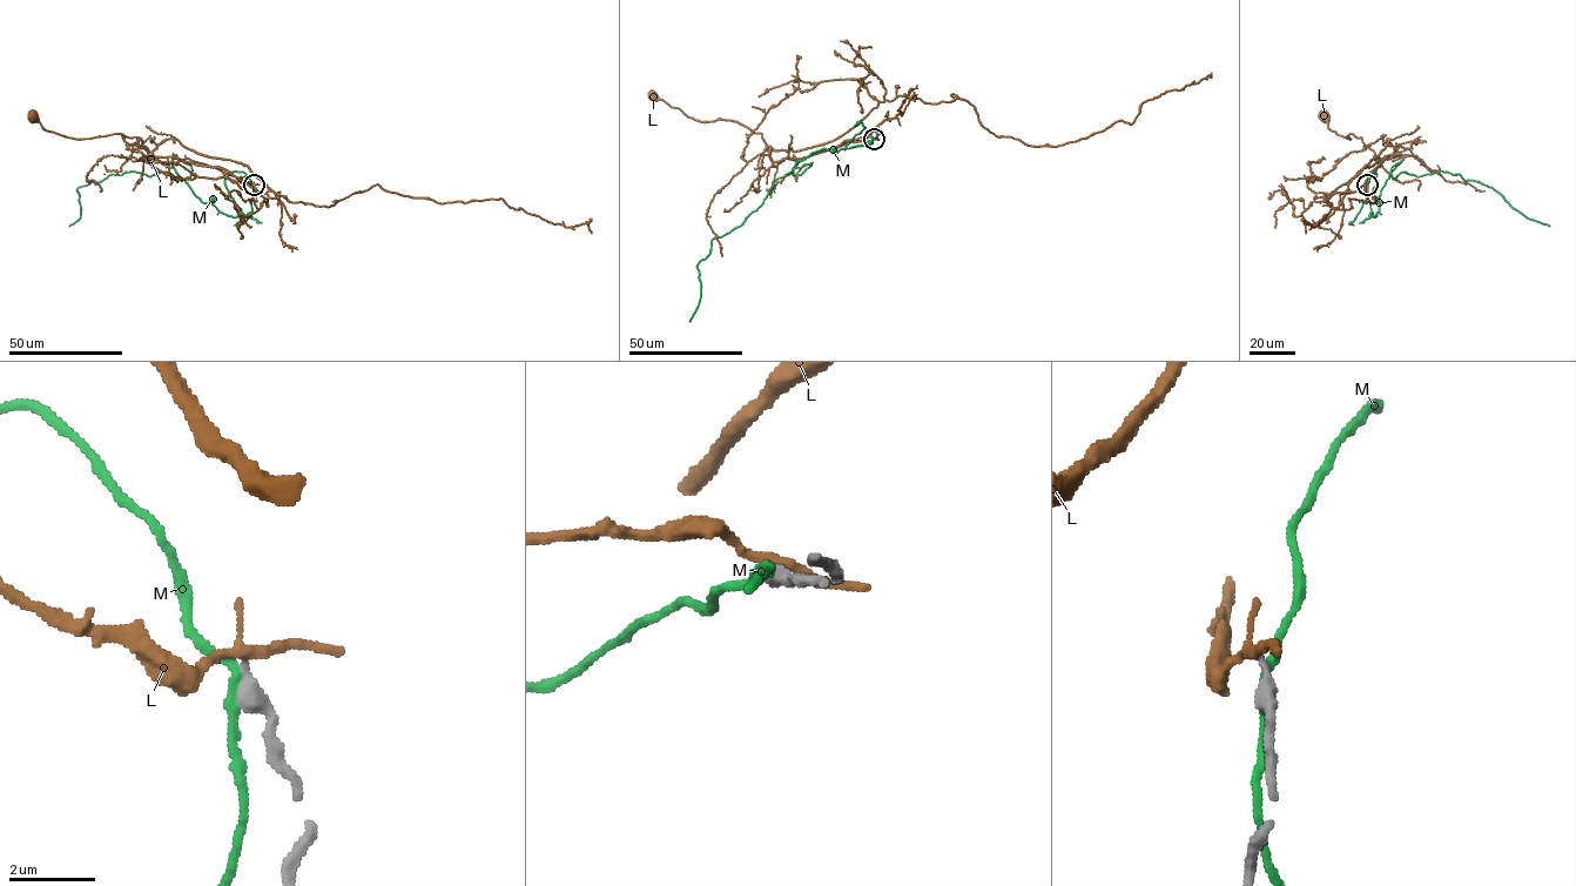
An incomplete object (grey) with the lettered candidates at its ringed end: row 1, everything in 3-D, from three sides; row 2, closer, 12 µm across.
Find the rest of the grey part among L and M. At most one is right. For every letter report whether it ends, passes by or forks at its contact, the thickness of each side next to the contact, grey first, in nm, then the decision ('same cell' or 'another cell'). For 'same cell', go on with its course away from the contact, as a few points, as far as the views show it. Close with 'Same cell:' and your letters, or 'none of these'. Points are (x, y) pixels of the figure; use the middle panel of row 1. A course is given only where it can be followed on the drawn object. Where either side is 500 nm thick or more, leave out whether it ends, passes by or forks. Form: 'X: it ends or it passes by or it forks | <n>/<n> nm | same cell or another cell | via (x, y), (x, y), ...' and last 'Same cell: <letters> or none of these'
L: it passes by | 220/240 nm | another cell
M: it passes by | 440/200 nm | another cell
Same cell: none of these

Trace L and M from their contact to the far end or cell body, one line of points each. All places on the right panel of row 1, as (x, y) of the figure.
L: (1366, 185), (1368, 174), (1389, 156), (1379, 158), (1361, 136), (1351, 133), (1347, 139), (1332, 131), (1324, 116)
M: (1367, 186), (1374, 217), (1386, 181), (1402, 159), (1391, 169), (1393, 179), (1406, 172), (1459, 174), (1549, 226)

